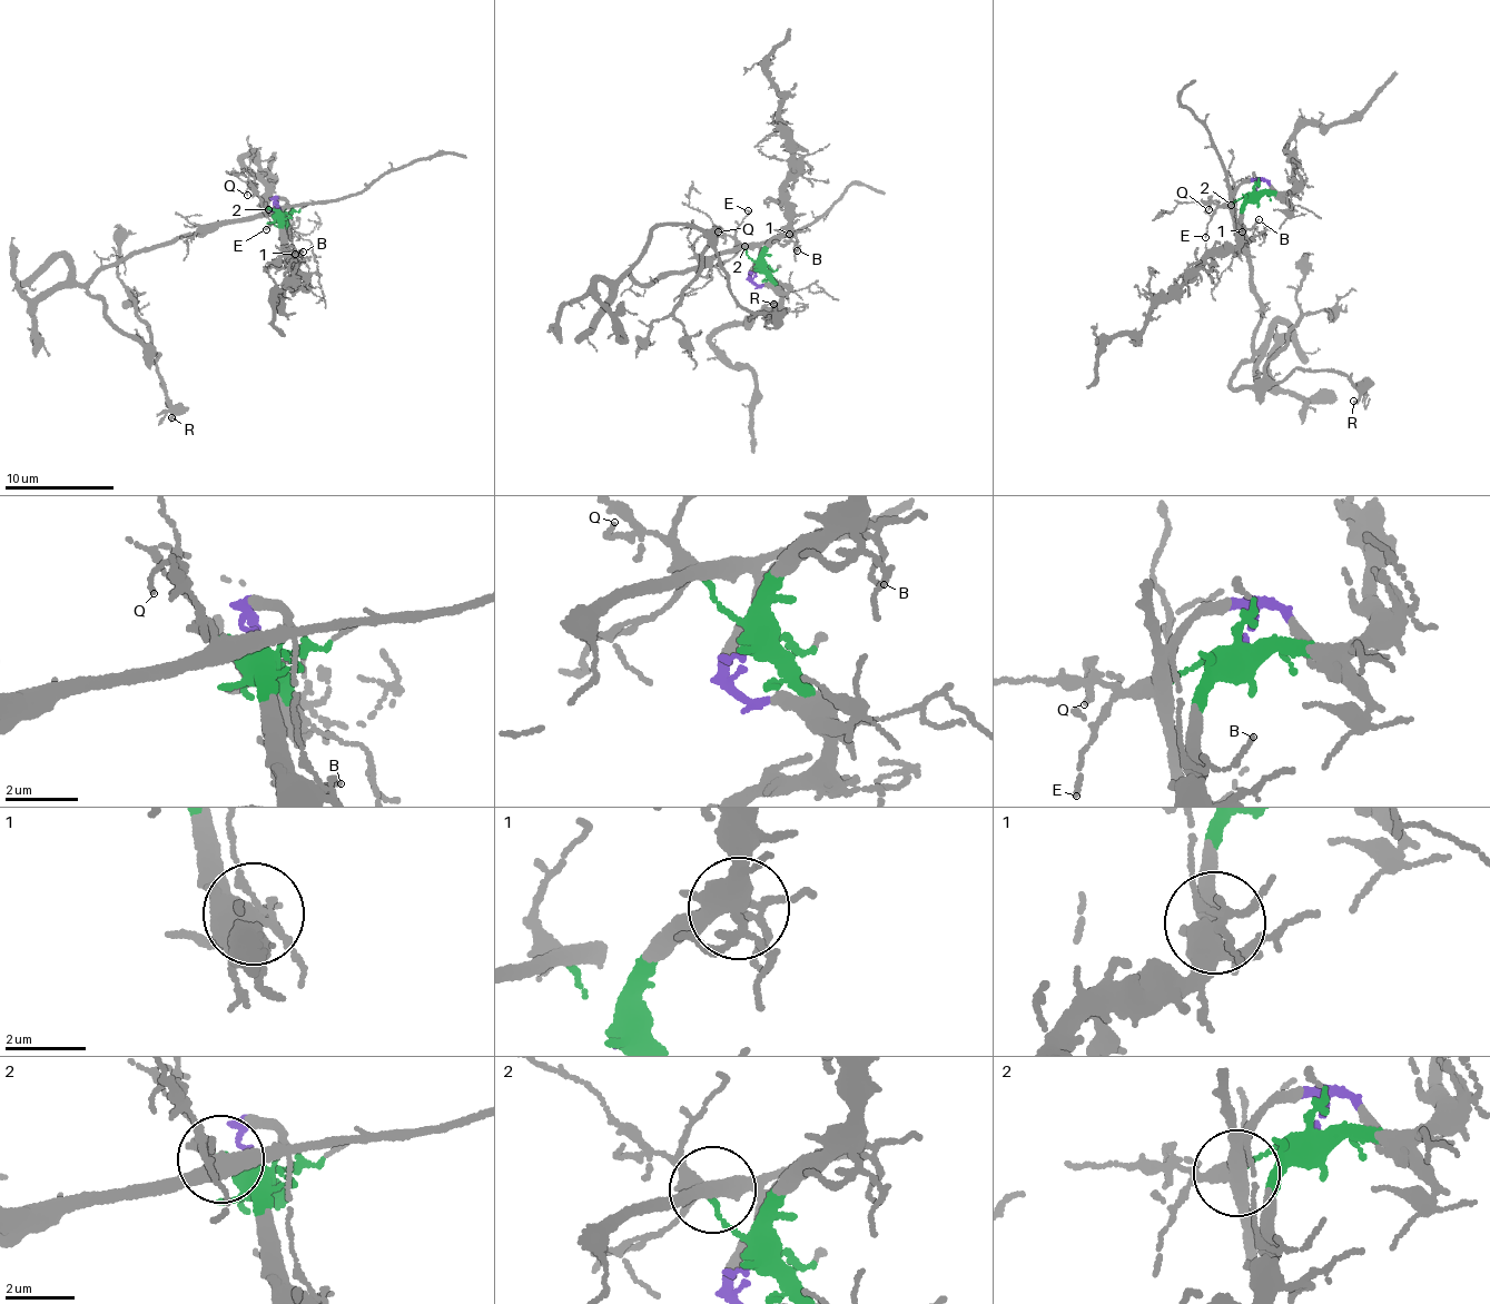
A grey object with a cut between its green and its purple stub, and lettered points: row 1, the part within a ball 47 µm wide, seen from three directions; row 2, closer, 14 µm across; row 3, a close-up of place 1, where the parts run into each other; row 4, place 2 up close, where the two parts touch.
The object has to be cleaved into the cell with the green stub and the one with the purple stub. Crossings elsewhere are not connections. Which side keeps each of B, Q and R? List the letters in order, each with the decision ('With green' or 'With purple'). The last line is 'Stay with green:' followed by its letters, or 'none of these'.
B: With green
Q: With purple
R: With purple
Stay with green: B

